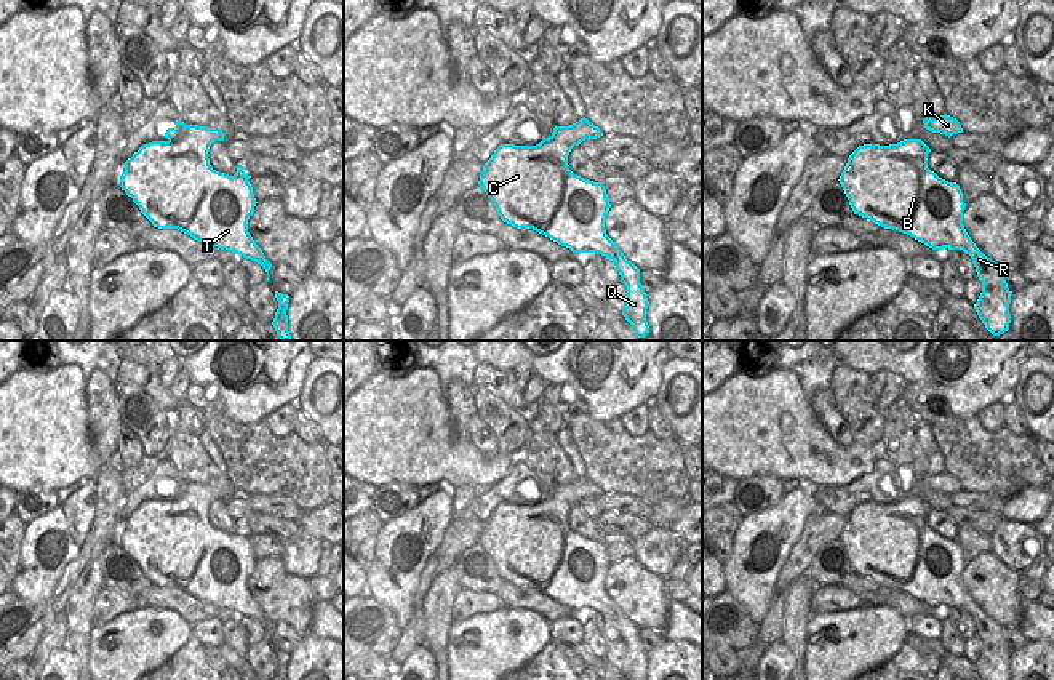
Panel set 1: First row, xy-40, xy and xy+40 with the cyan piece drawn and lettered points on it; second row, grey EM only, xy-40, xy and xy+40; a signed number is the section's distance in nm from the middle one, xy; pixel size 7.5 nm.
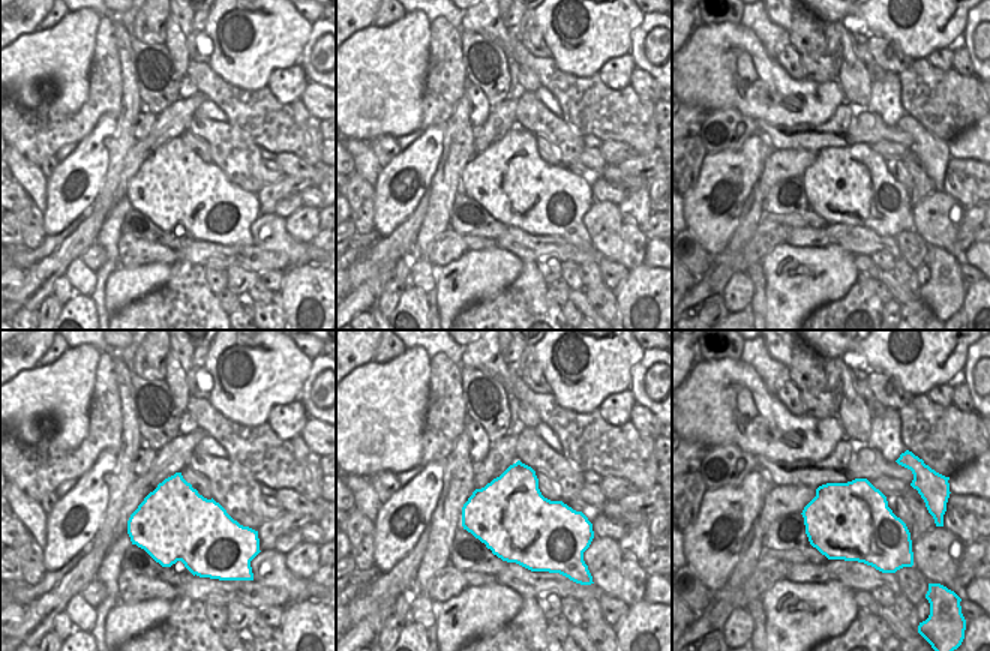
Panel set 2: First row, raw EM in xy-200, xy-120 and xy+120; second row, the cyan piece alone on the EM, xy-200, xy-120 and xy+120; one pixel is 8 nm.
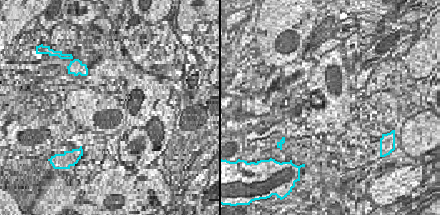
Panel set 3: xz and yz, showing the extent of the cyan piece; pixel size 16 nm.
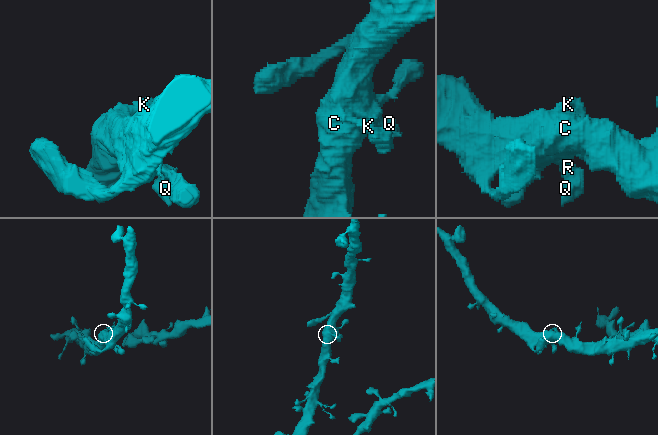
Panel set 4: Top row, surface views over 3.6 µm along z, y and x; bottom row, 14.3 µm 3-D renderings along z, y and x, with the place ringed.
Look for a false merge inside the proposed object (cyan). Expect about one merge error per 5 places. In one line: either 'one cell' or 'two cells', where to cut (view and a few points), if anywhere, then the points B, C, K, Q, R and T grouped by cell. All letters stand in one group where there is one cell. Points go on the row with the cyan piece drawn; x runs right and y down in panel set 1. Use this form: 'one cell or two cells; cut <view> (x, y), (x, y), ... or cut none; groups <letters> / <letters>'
one cell; cut none; groups B C K Q R T

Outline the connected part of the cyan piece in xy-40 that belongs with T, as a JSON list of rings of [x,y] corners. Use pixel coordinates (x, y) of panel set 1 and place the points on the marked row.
[[[176,120],[176,126],[168,128],[165,138],[165,141],[152,141],[141,146],[139,150],[125,162],[125,171],[120,178],[122,190],[133,198],[154,227],[178,229],[197,242],[205,242],[218,250],[229,250],[245,259],[251,259],[265,269],[269,282],[269,270],[272,264],[265,259],[262,250],[248,232],[248,219],[258,203],[248,181],[251,176],[243,171],[242,165],[237,166],[237,173],[234,176],[219,173],[210,165],[210,146],[216,141],[224,141],[224,133],[219,128],[186,125],[184,122]]]

